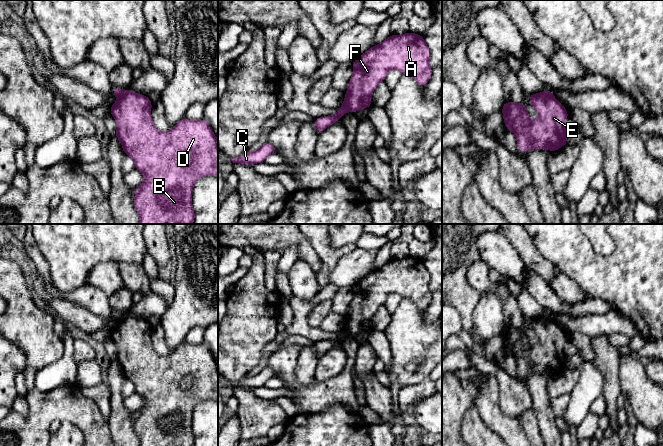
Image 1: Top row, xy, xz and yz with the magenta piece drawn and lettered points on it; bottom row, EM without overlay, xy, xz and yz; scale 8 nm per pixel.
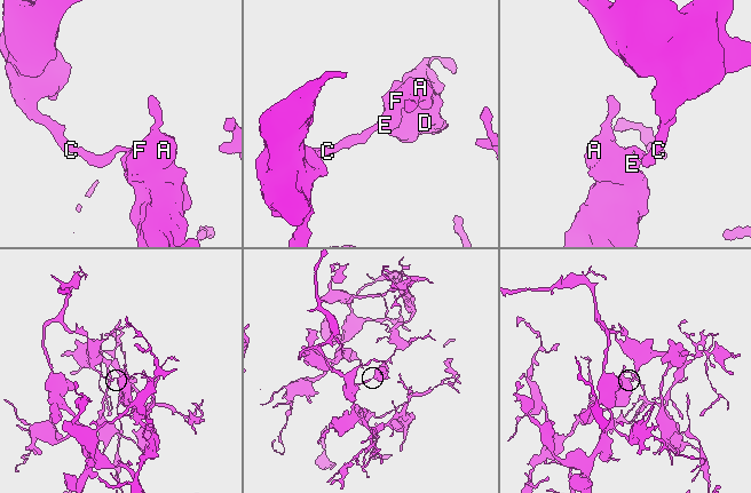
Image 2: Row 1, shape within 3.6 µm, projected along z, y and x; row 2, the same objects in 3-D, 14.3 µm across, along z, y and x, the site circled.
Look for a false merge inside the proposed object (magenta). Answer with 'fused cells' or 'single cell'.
fused cells

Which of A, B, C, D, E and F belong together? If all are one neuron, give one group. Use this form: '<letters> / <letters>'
A B D E F / C

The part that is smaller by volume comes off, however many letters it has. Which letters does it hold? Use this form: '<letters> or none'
A, B, D, E, F

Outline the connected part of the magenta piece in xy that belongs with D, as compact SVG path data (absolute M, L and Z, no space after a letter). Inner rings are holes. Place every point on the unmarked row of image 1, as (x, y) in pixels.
M126 313L110 331L110 338L117 345L117 363L121 366L123 375L135 386L135 392L142 396L144 405L136 413L134 432L139 438L139 446L194 446L195 436L192 430L192 415L197 403L204 400L218 401L218 366L208 346L202 342L199 345L180 344L173 353L167 356L157 354L151 340L152 326L146 319L134 317ZM190 375L192 384L188 388L182 386L184 377Z

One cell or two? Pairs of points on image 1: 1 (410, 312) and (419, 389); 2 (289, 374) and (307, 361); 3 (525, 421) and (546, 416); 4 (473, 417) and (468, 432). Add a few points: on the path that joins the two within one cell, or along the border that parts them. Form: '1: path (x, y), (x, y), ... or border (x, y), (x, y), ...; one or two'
1: border (428, 378), (422, 382), (400, 388); two
2: border (301, 347), (298, 353), (295, 380), (307, 385); two
3: border (532, 407), (541, 435); two
4: path (472, 421), (472, 428); one

